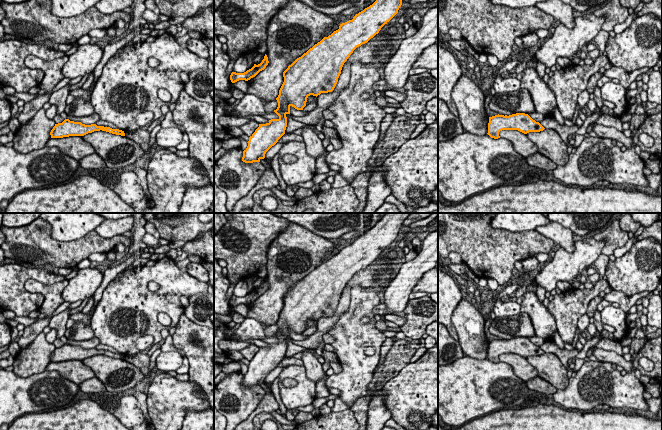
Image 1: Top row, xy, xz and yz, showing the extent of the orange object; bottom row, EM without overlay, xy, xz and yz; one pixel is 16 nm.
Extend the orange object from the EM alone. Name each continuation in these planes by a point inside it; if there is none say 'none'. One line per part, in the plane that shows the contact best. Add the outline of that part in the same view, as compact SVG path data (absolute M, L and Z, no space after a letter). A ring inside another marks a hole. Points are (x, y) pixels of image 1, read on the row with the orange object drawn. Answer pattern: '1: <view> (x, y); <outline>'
none

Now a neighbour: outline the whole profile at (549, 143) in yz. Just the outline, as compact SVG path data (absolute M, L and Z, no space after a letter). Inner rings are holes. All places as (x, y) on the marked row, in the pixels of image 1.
M544 129L540 132L529 132L526 136L538 147L538 153L549 158L557 166L567 164L568 146L555 130Z

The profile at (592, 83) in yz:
M597 72L594 75L592 75L592 77L589 79L589 81L587 83L587 88L586 88L586 90L589 92L589 94L594 93L594 90L597 87L597 82L603 75L604 74Z

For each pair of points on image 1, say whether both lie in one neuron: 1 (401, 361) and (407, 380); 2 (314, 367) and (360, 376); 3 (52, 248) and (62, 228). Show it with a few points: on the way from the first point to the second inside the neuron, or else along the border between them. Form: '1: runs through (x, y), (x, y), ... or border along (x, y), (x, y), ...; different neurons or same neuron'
1: border along (409, 362), (385, 383); different neurons
2: border along (328, 376), (325, 385); different neurons
3: border along (48, 223), (53, 238), (57, 240), (79, 239); different neurons

